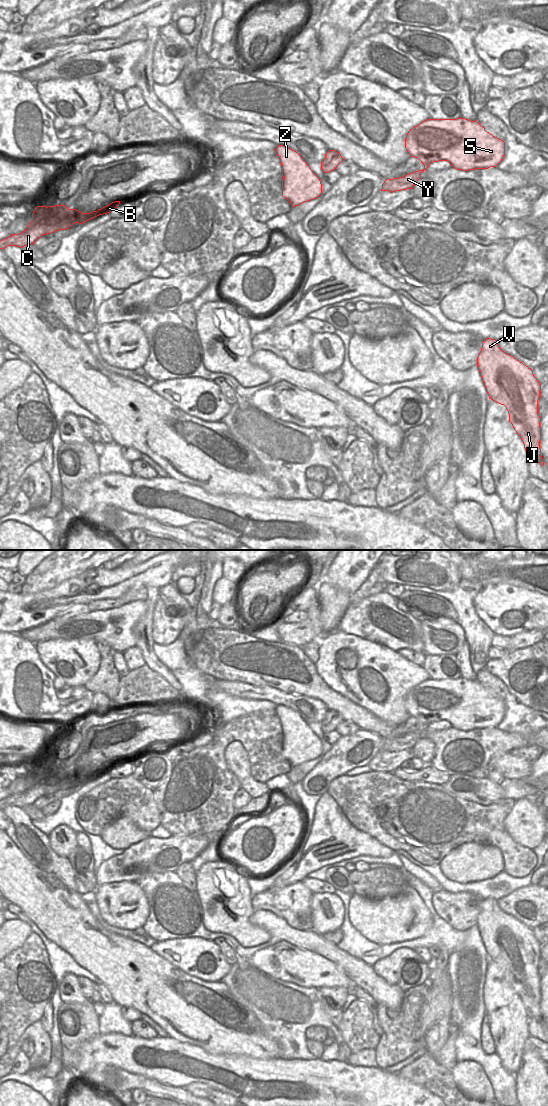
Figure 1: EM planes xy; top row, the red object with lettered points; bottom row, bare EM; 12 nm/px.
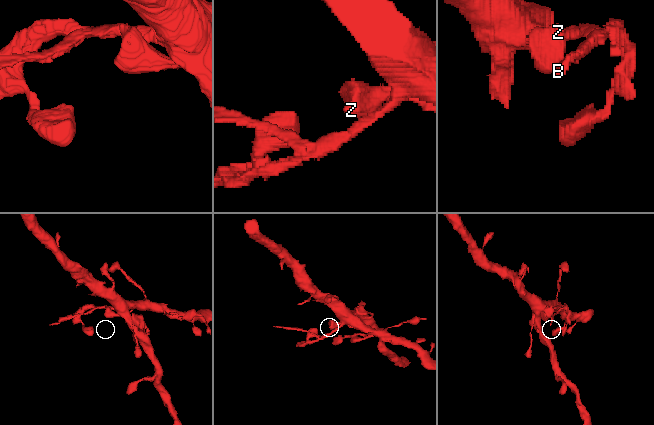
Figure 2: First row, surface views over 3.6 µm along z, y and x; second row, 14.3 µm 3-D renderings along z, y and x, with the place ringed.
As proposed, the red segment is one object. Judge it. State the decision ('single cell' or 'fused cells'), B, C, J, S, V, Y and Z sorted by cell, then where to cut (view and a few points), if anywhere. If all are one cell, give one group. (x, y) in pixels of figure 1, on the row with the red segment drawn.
fused cells | B C / J S V Y Z | xy (338, 153), (334, 168)

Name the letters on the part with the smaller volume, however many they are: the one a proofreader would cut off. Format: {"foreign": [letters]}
{"foreign": ["B", "C"]}

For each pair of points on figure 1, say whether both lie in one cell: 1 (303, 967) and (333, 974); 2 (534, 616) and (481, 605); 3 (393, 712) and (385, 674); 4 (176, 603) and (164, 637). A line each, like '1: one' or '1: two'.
1: one
2: one
3: one
4: one

